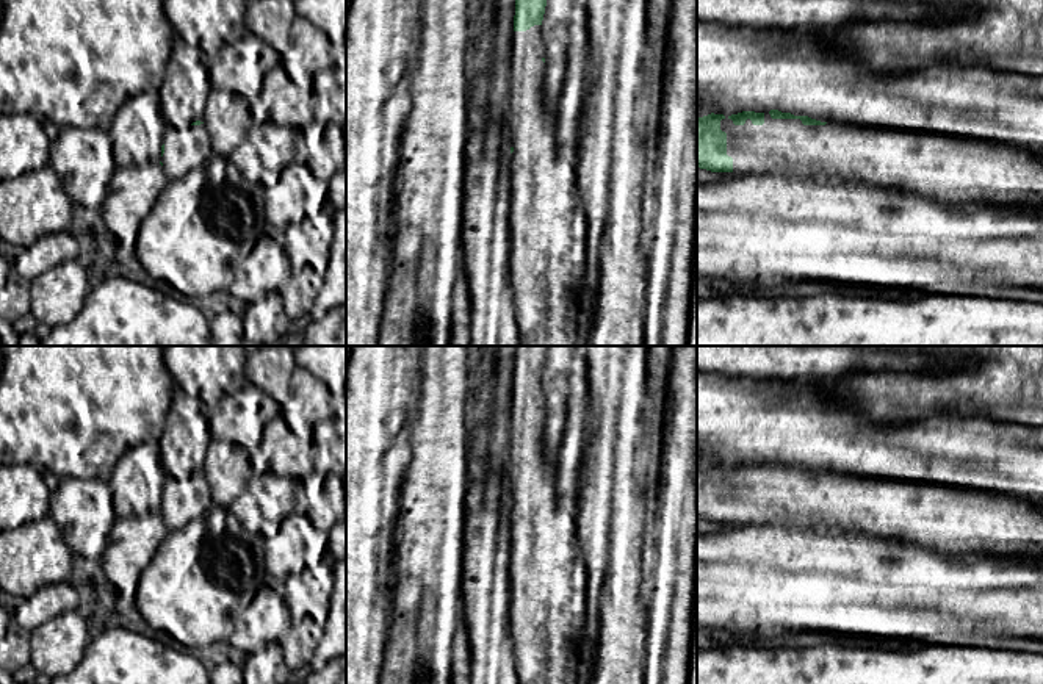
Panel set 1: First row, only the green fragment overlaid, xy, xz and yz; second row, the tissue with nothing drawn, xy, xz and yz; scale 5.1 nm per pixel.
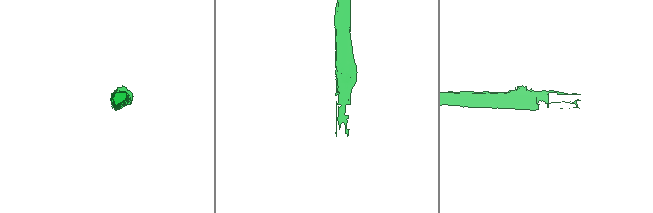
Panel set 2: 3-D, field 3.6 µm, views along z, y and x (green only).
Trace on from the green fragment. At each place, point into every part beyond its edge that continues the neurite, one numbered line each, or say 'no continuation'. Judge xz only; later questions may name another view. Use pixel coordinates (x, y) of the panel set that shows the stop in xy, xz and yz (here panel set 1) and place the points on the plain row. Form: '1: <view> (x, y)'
1: xz (548, 578)

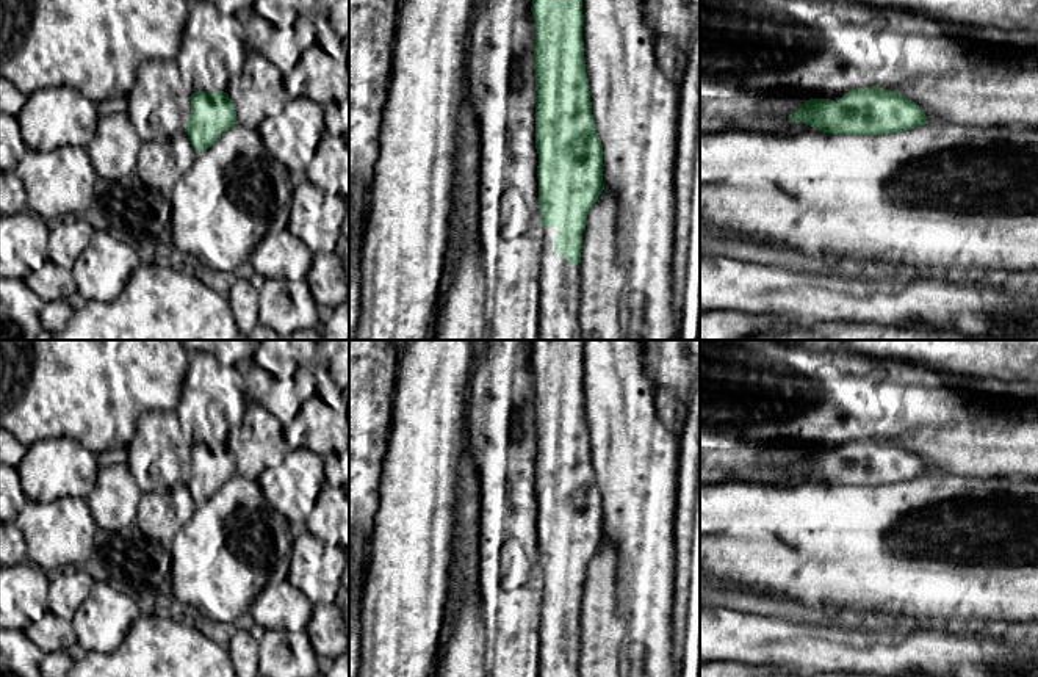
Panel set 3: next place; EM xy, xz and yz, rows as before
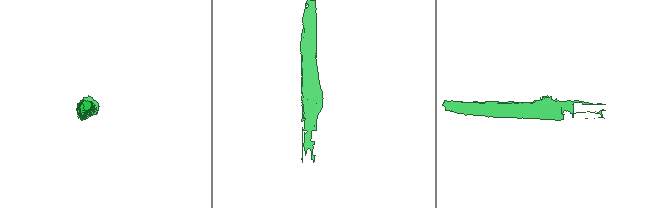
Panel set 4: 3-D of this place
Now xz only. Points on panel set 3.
1: xz (559, 632)

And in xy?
no continuation

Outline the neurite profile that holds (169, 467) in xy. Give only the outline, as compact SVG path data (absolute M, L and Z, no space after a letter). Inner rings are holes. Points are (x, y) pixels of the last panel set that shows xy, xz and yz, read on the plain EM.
M149 411L138 418L127 464L142 494L169 491L185 481L191 447L175 411Z

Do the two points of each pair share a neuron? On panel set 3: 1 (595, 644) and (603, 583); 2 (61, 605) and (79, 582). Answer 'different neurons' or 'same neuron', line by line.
1: same neuron
2: same neuron

